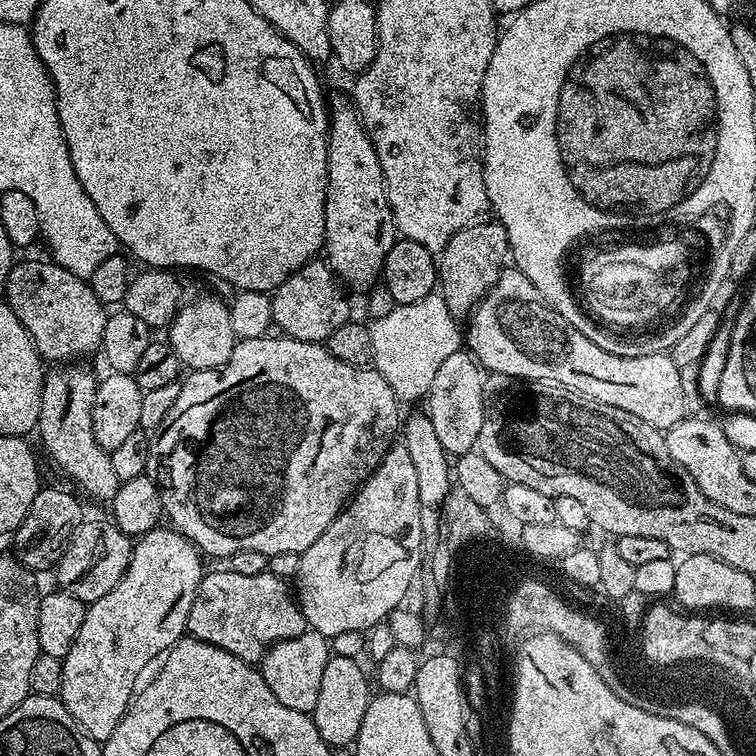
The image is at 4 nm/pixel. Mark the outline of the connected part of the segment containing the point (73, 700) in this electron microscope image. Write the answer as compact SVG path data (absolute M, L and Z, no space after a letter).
M171 526L152 528L135 541L130 566L118 586L114 586L110 594L102 594L102 598L85 607L82 630L78 630L74 646L70 646L63 658L62 686L58 699L66 706L66 710L70 710L74 722L78 722L80 729L91 740L103 742L110 738L110 734L114 734L137 691L136 679L140 671L155 656L163 657L185 635L190 606L194 606L194 594L198 594L200 579L206 571L205 565L200 565L200 560L201 553L187 536Z

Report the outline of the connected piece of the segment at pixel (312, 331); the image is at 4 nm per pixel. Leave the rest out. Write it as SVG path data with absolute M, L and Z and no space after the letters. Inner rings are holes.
M323 259L311 260L271 293L272 323L283 335L295 340L311 344L326 342L338 326L349 323L348 300L343 291L345 289Z

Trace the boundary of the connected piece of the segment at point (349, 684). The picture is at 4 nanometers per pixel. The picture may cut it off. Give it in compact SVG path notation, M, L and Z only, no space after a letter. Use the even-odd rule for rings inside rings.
M329 655L326 662L326 670L322 670L322 686L318 690L318 706L310 714L318 734L332 748L346 748L355 745L358 738L358 730L362 730L362 718L366 718L366 710L370 699L368 692L368 682L370 686L370 676L364 673L364 668L360 665L361 661L357 658L346 658L345 656Z

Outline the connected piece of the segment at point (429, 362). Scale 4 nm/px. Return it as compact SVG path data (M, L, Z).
M438 292L418 302L399 304L387 316L369 323L373 367L390 383L401 403L423 399L442 363L461 351L464 338L456 324L457 319L449 314L449 307Z

